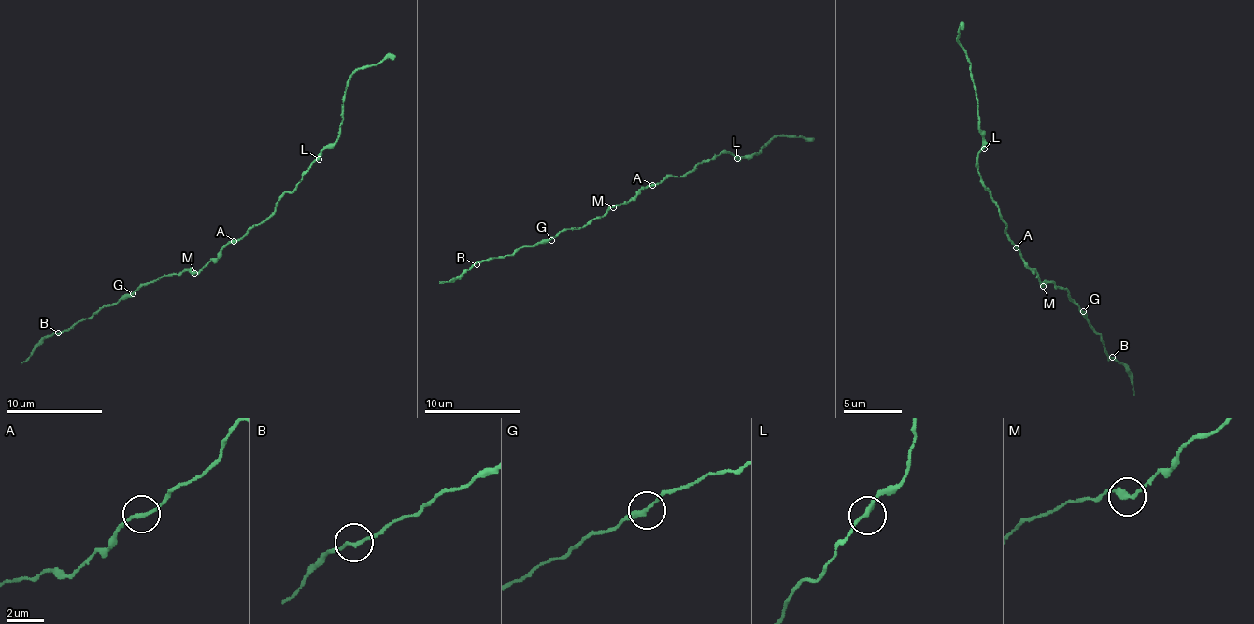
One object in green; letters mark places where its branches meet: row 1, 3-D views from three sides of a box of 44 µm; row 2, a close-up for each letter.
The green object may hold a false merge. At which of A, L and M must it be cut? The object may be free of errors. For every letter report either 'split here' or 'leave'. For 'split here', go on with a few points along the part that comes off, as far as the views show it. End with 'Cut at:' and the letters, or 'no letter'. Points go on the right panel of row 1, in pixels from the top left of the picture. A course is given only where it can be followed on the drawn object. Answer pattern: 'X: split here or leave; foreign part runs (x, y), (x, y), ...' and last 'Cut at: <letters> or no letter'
A: leave
L: leave
M: leave
Cut at: no letter

